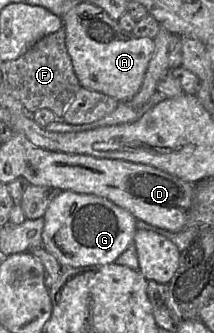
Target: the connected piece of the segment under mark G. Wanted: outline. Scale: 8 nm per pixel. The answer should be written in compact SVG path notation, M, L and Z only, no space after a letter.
M62 191L44 215L43 246L64 267L113 263L134 244L137 219L128 210L93 194Z

